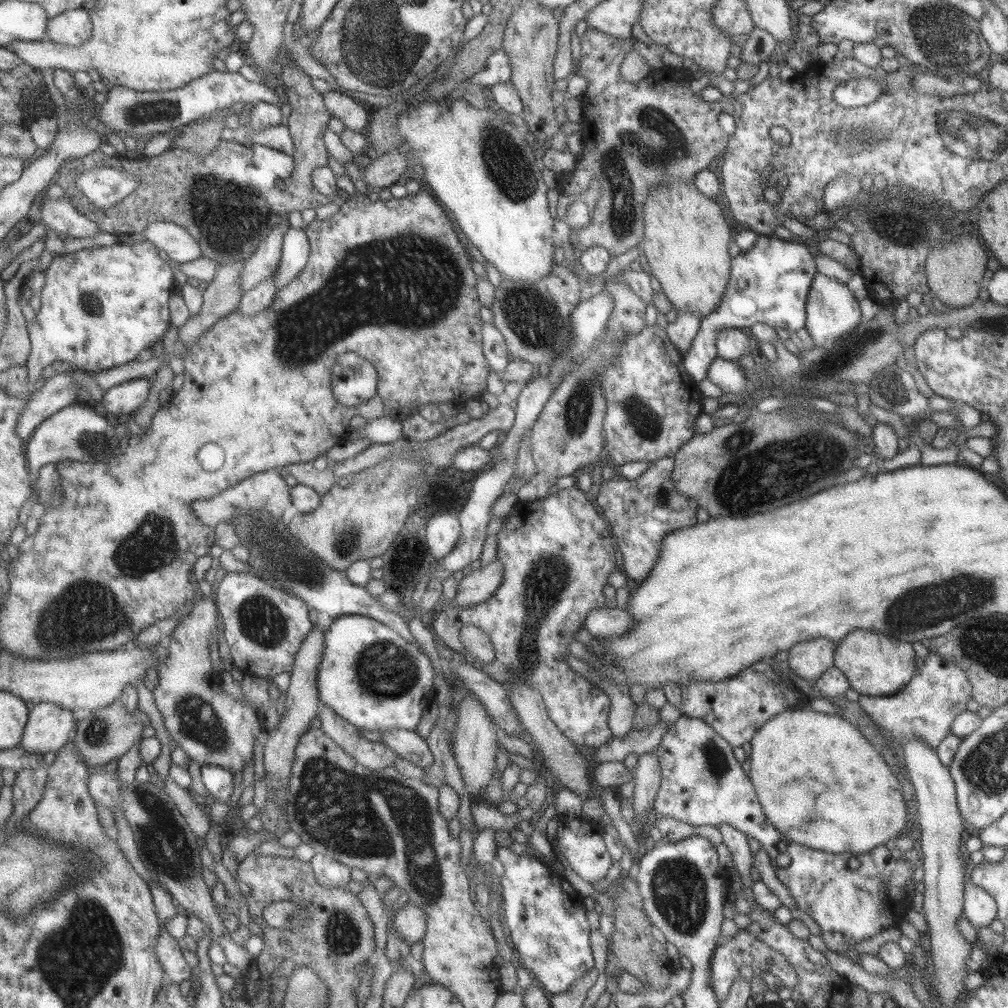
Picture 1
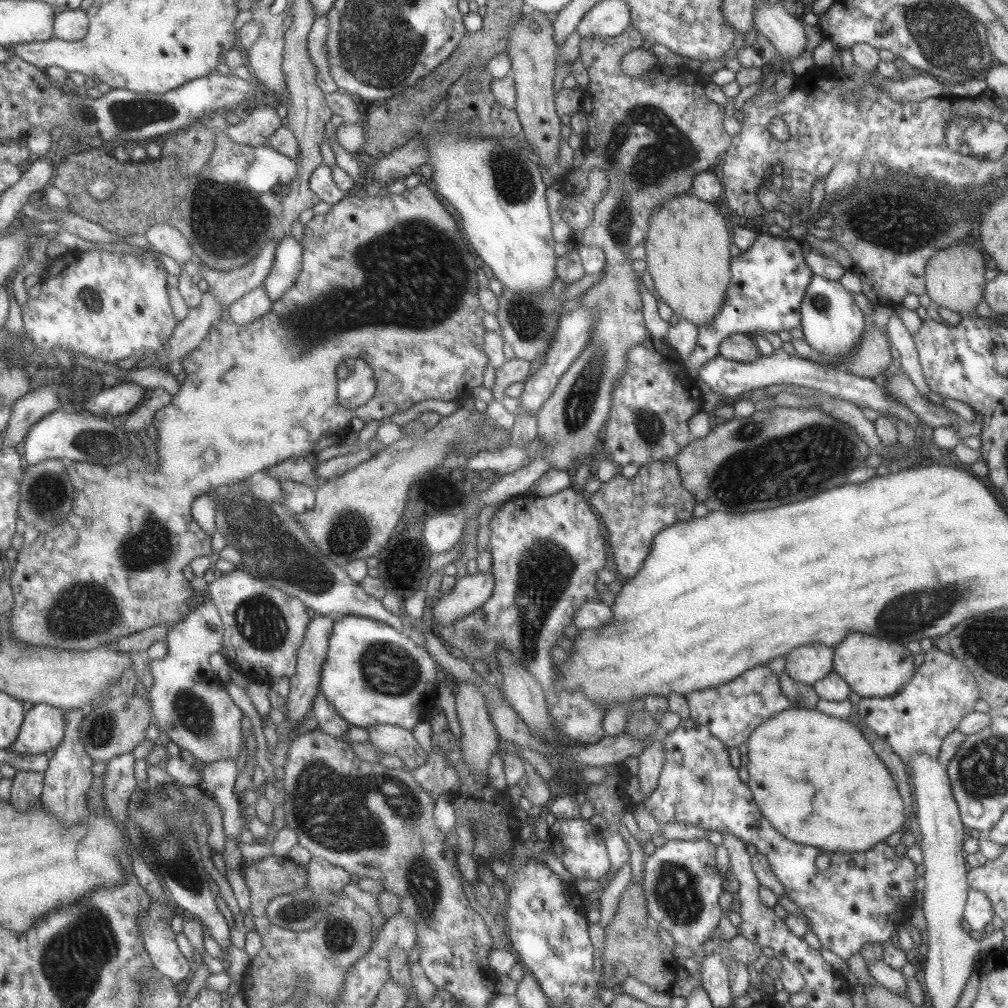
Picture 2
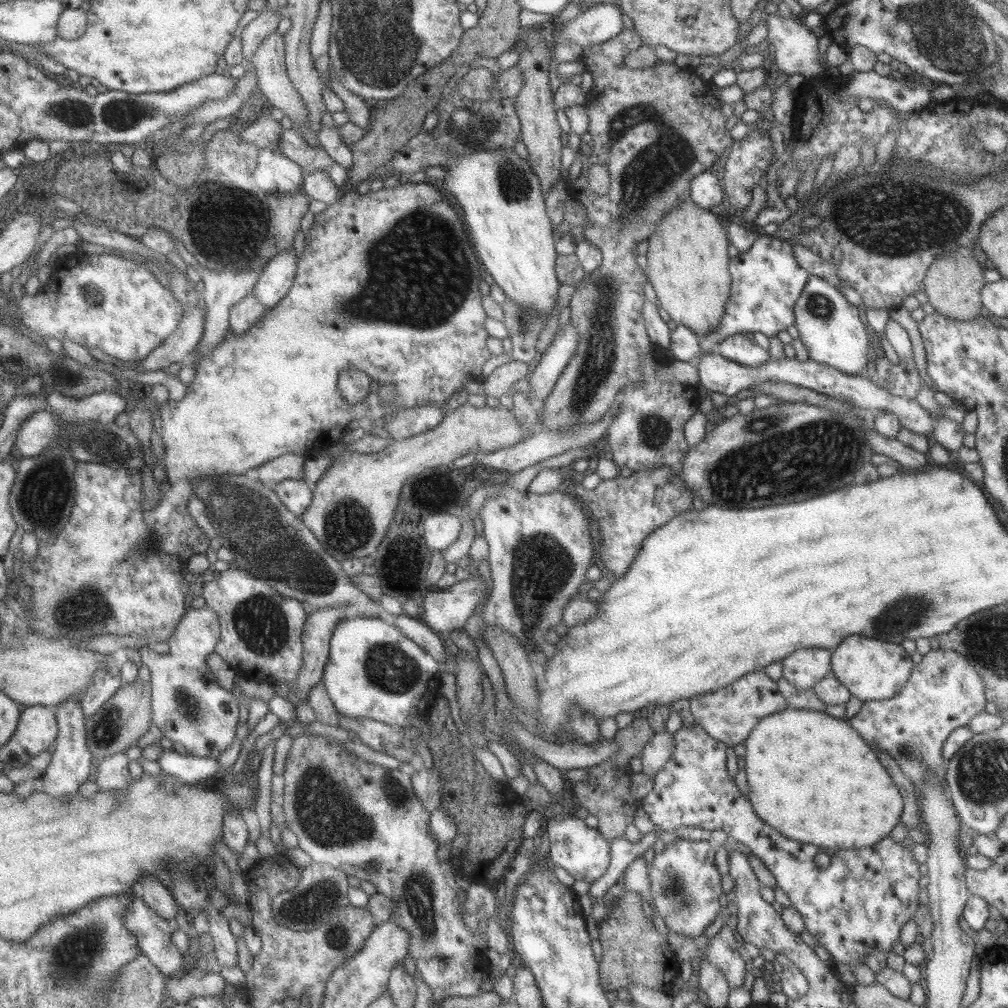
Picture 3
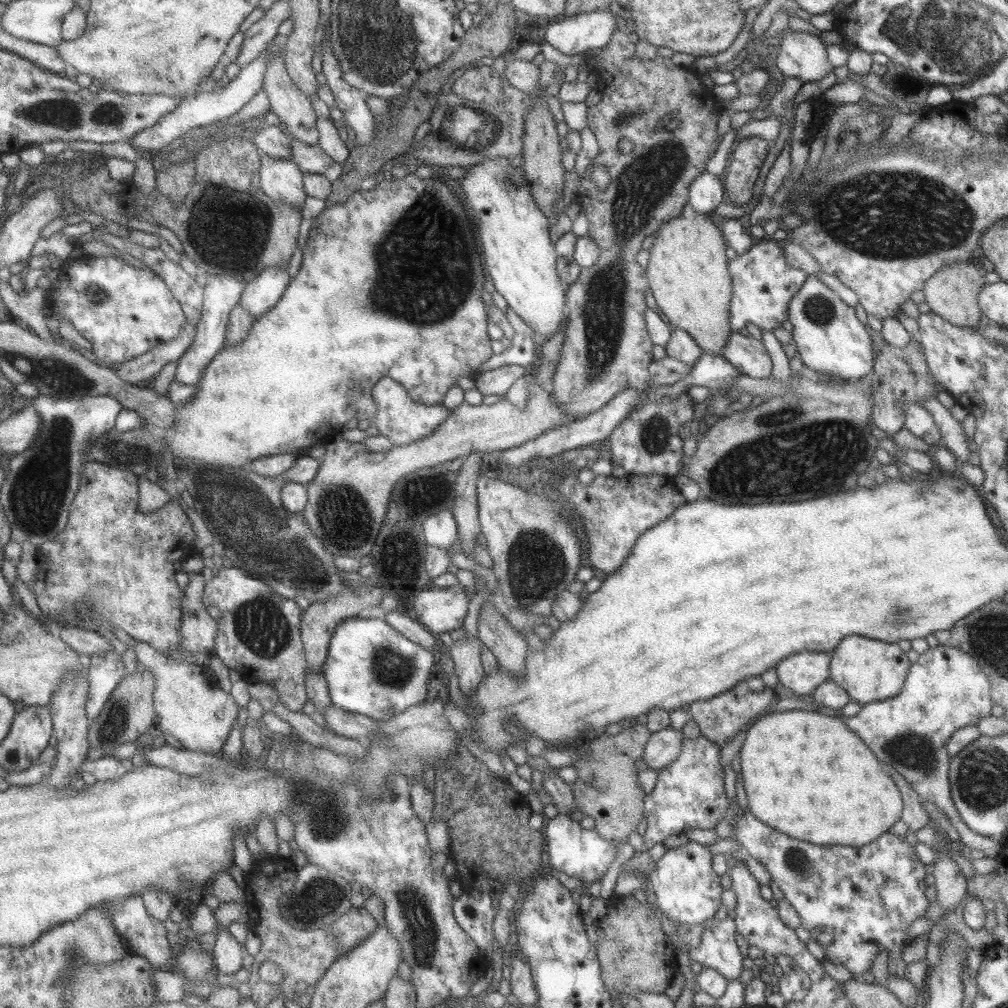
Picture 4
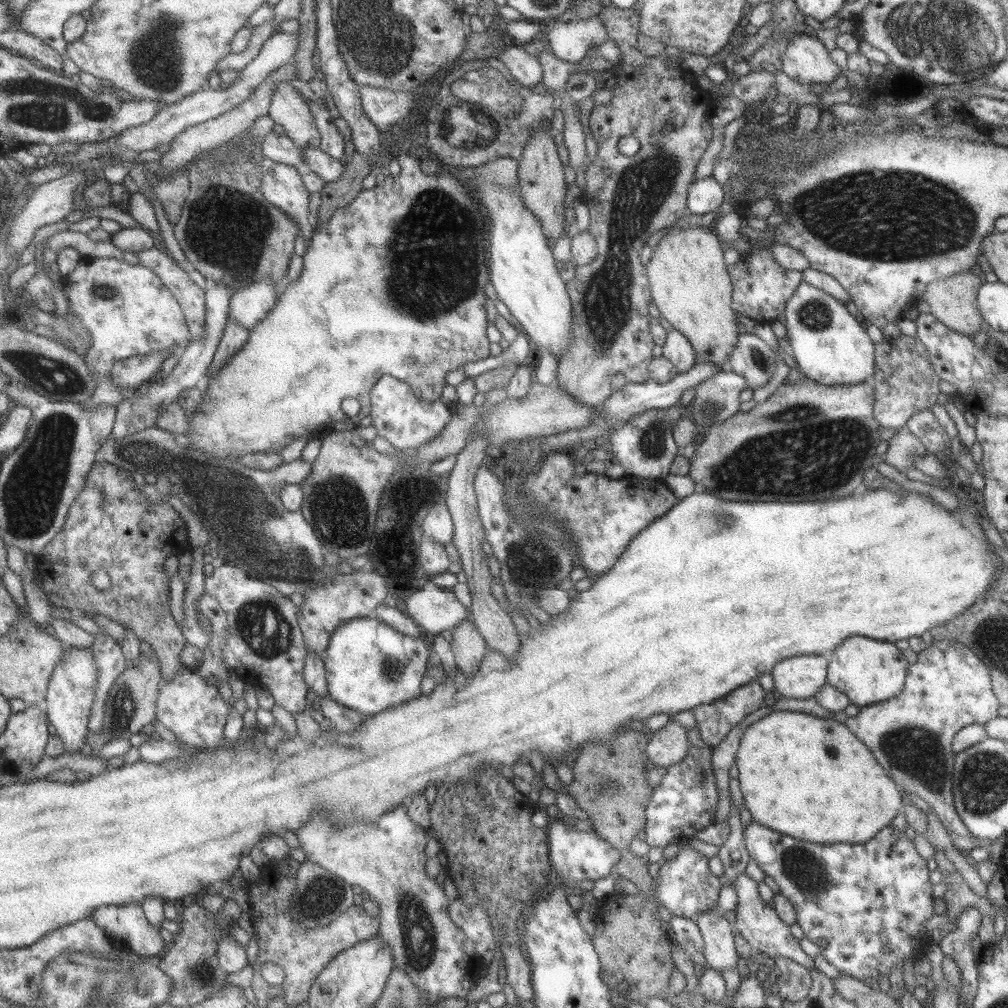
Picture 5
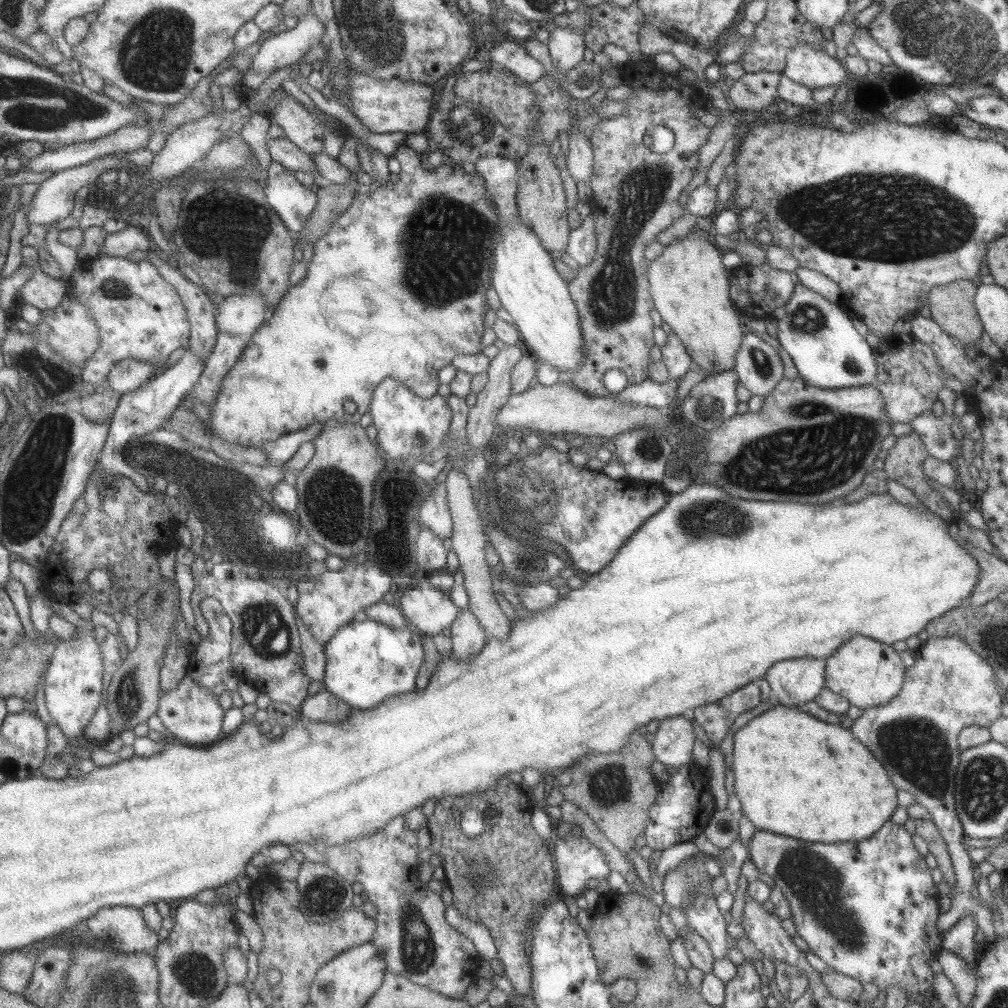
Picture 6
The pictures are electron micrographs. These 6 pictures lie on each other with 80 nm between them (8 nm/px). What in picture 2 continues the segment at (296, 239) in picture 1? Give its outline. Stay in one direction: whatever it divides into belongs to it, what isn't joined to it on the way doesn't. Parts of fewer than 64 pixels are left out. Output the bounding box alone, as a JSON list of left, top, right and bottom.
[262,235,302,302]

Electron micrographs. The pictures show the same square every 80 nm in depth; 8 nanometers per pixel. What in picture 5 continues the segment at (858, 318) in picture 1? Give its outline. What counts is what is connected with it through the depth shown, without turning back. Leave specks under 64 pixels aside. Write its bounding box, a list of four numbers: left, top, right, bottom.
[783,281,875,386]

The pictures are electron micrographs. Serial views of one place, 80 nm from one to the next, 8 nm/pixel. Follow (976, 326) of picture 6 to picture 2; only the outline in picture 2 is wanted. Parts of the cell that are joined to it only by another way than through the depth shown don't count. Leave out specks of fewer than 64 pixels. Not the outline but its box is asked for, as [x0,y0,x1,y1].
[925,240,986,316]

